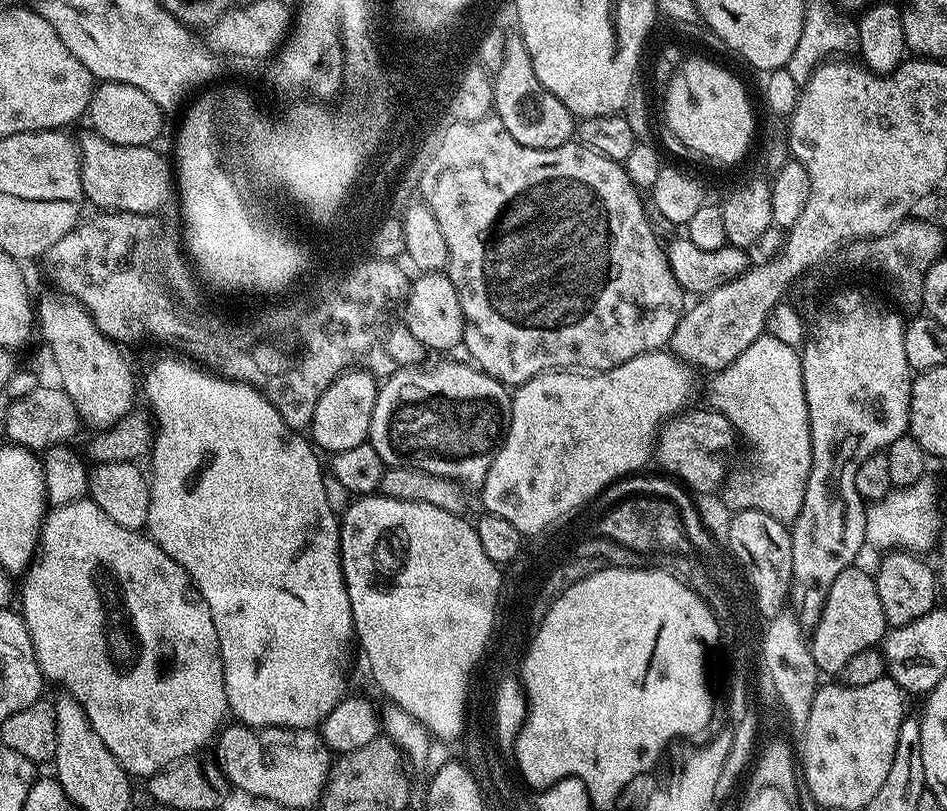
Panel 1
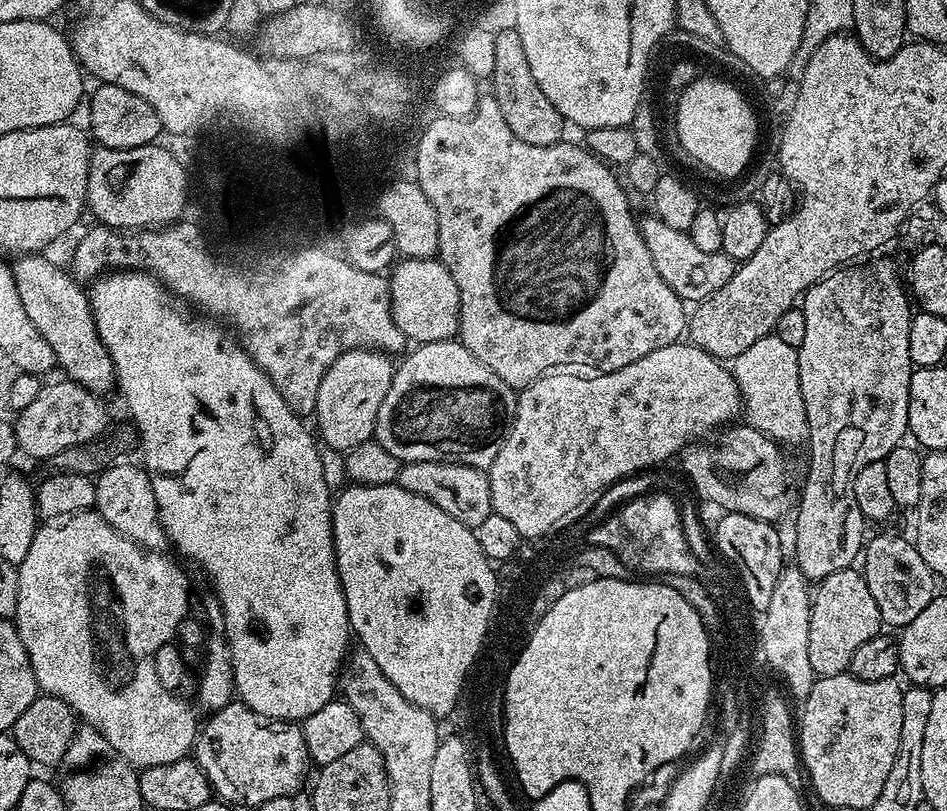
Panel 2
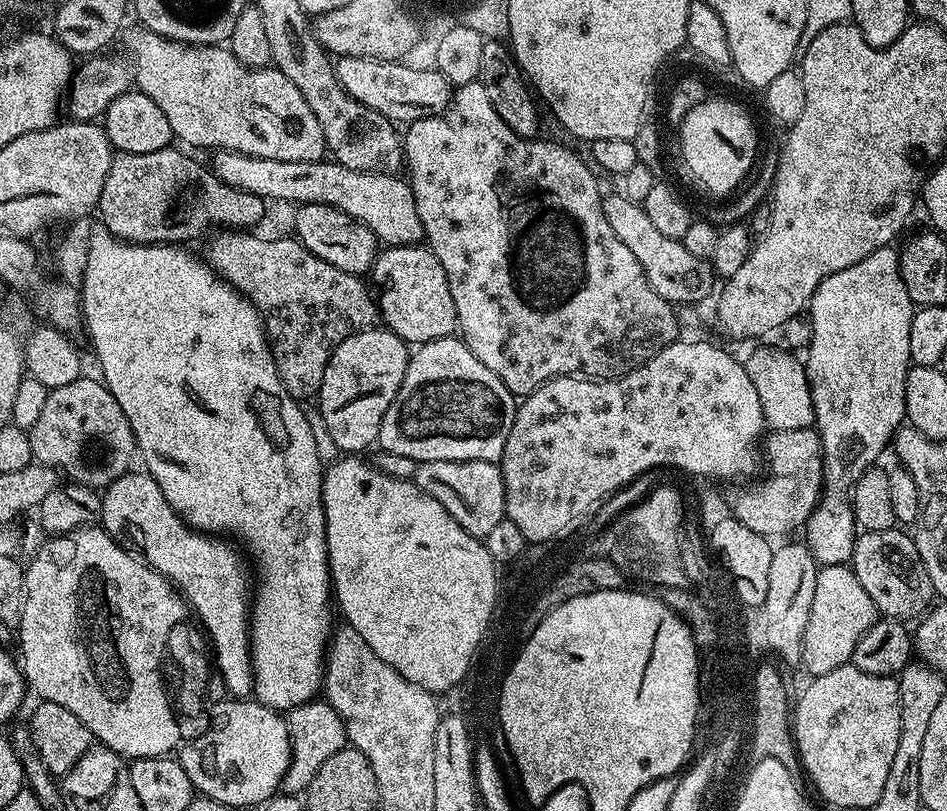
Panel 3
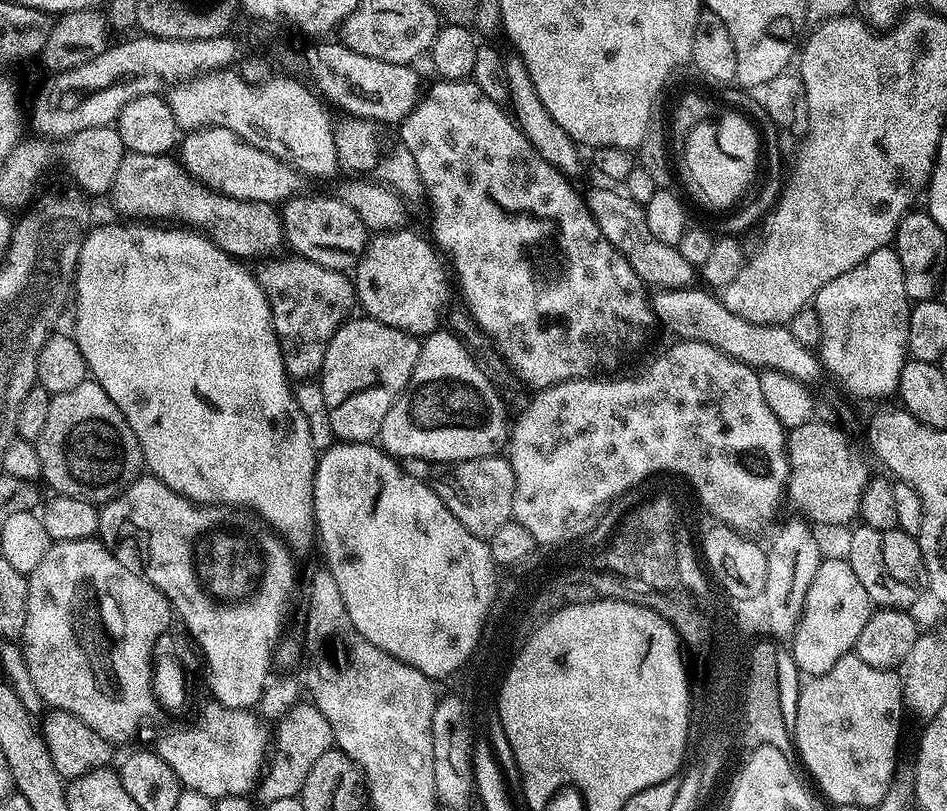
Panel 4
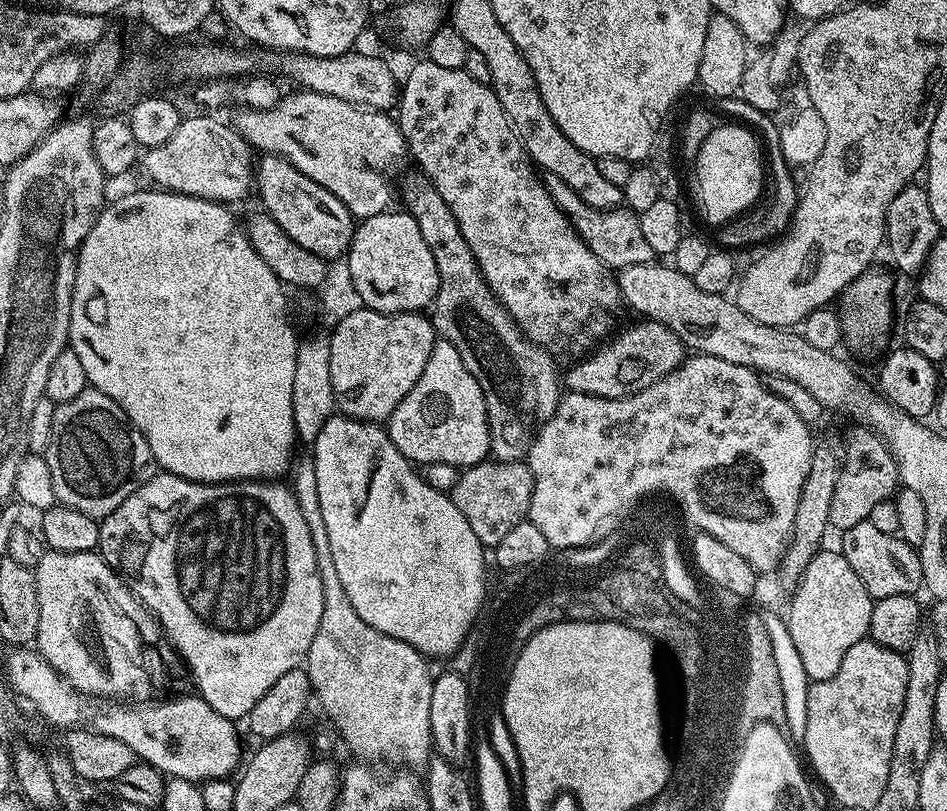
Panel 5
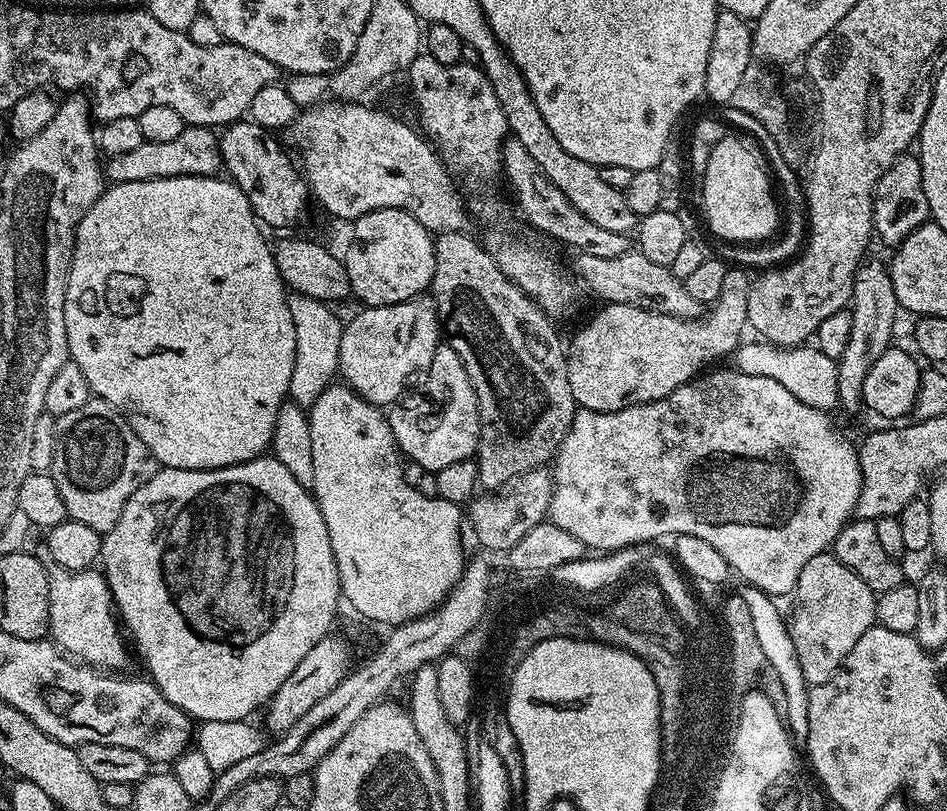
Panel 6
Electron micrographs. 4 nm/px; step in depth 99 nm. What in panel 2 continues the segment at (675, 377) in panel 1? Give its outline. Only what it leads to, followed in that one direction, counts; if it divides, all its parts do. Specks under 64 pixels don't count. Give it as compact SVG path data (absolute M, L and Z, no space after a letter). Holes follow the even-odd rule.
M691 342L662 346L662 350L654 350L654 354L613 372L577 374L556 370L545 374L519 393L512 426L500 445L498 458L487 469L492 511L507 518L525 541L539 541L563 520L583 512L585 515L612 484L654 469L655 464L670 459L675 452L683 453L690 442L703 441L712 431L731 425L741 412L740 391L731 371Z

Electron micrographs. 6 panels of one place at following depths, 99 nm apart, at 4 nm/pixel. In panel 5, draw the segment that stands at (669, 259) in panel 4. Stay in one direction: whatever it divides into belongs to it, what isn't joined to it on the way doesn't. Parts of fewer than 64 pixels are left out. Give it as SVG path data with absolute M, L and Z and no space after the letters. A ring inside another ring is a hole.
M547 174L542 181L550 198L554 198L558 207L568 215L568 220L582 242L586 242L586 246L590 246L590 250L594 250L597 258L607 264L609 269L619 270L626 266L653 263L654 253L642 234L639 215L631 208L621 206L605 210L588 206L586 202L582 202L582 198L578 198L578 194L574 194L574 190L570 190L570 186L566 186L566 182L562 182L562 178L558 178L558 174Z

